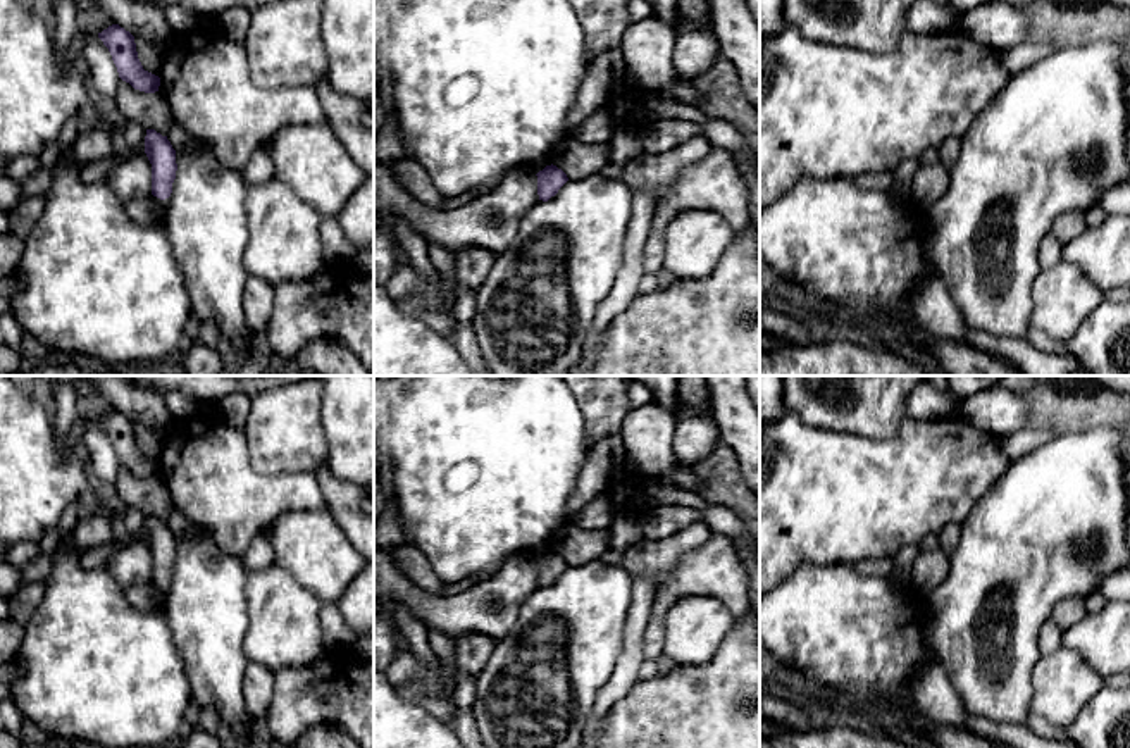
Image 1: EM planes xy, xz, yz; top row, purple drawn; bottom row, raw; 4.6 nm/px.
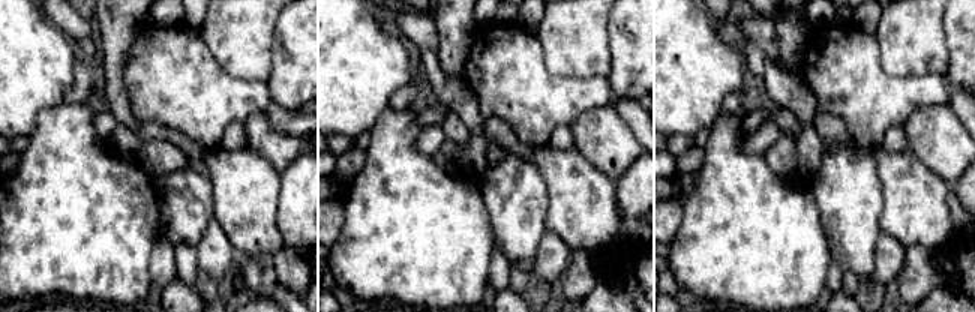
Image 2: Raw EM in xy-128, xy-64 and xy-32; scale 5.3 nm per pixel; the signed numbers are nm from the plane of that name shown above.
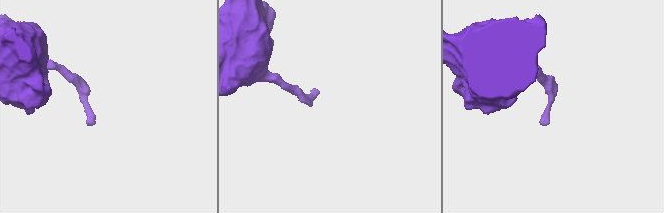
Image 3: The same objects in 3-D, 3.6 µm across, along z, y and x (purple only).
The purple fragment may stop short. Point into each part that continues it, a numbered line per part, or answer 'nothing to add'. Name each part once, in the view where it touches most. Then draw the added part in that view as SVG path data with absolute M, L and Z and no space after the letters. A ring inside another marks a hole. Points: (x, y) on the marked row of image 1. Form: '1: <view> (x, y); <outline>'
nothing to add

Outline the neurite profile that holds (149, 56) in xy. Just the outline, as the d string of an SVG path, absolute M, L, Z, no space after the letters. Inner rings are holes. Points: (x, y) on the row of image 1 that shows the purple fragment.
M134 38L138 59L145 71L158 76L162 71L160 52L146 40Z

